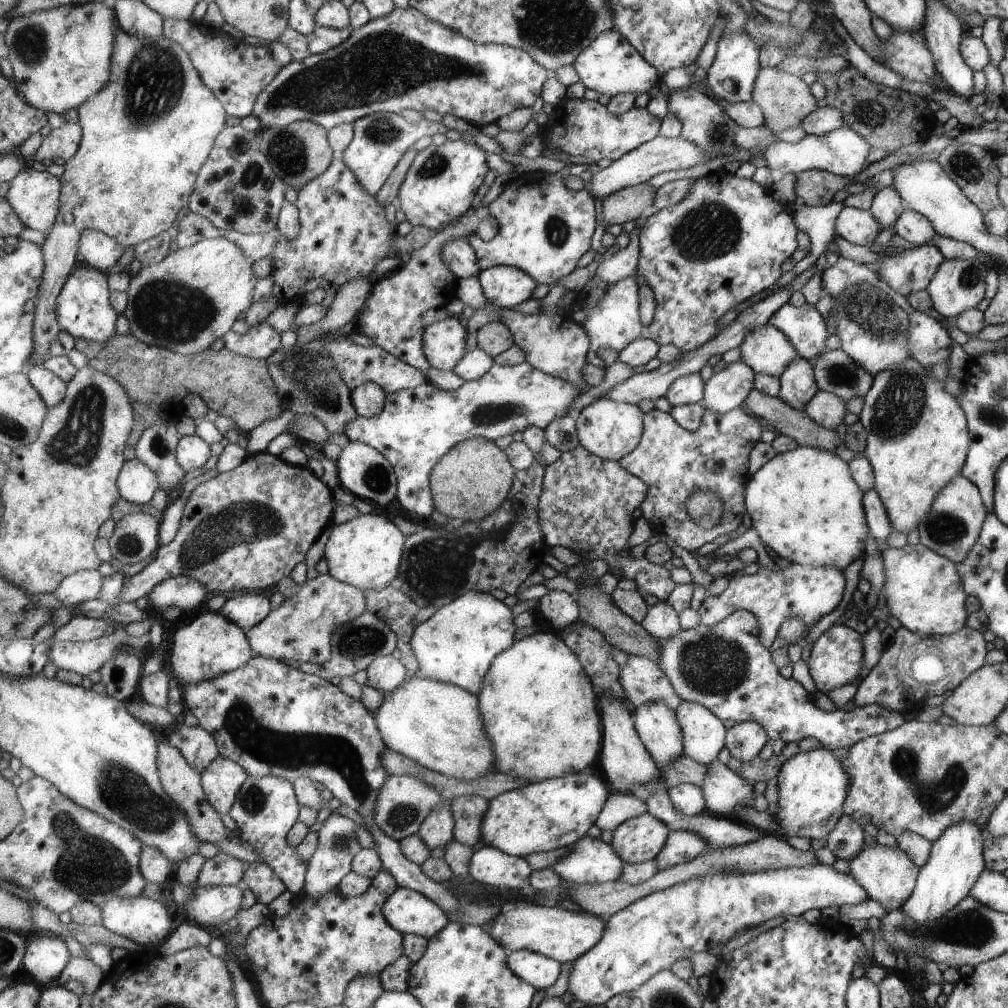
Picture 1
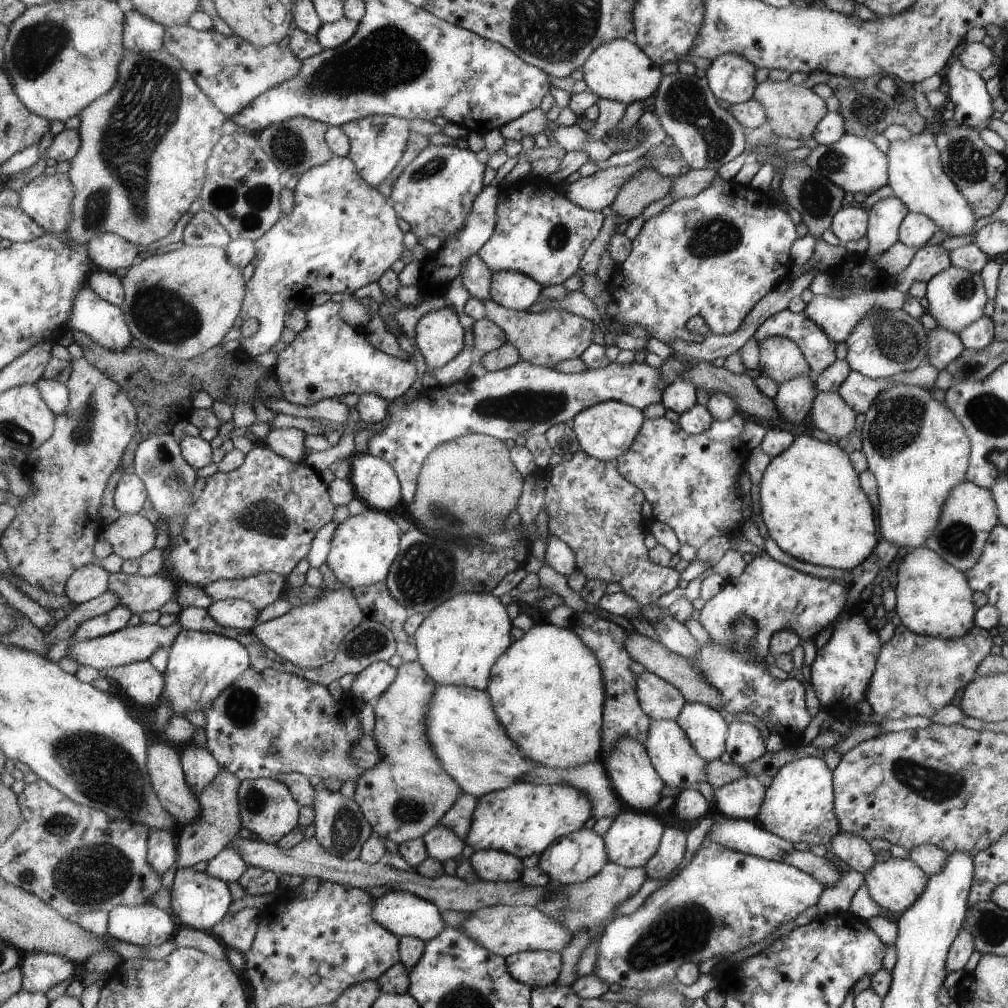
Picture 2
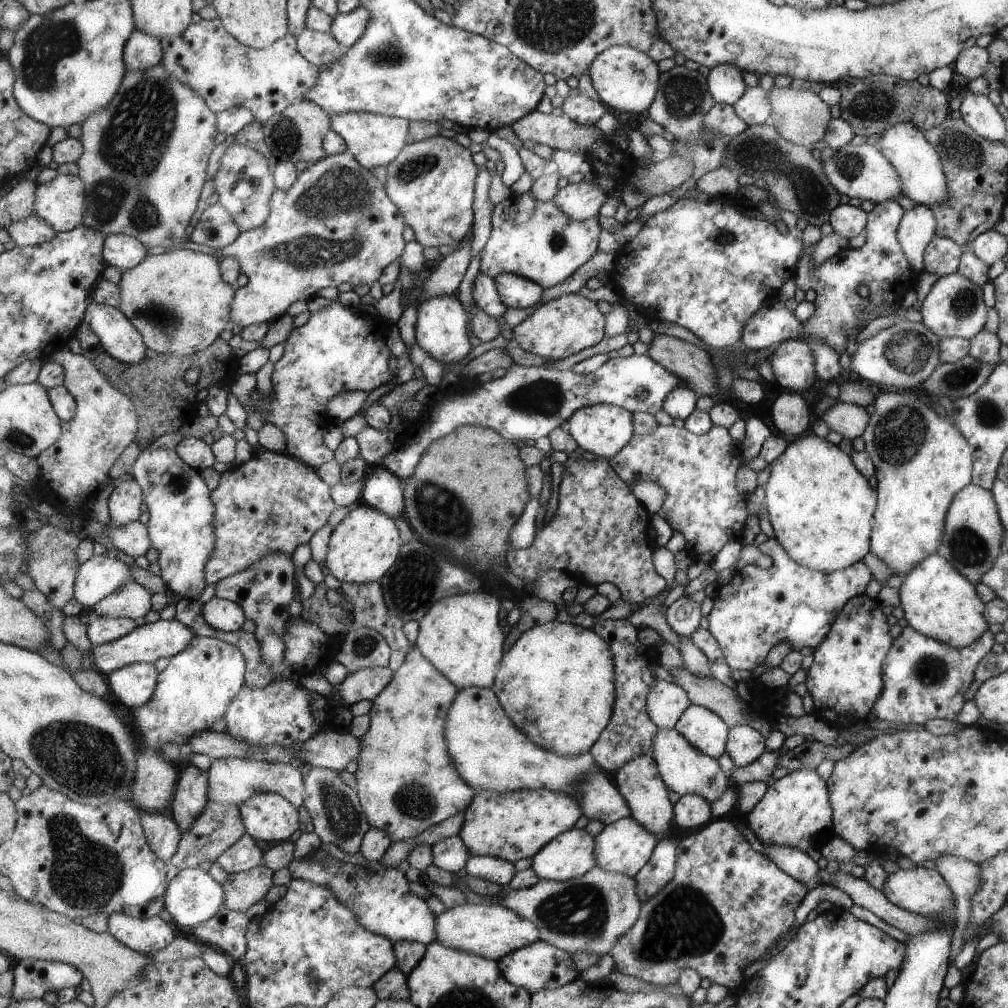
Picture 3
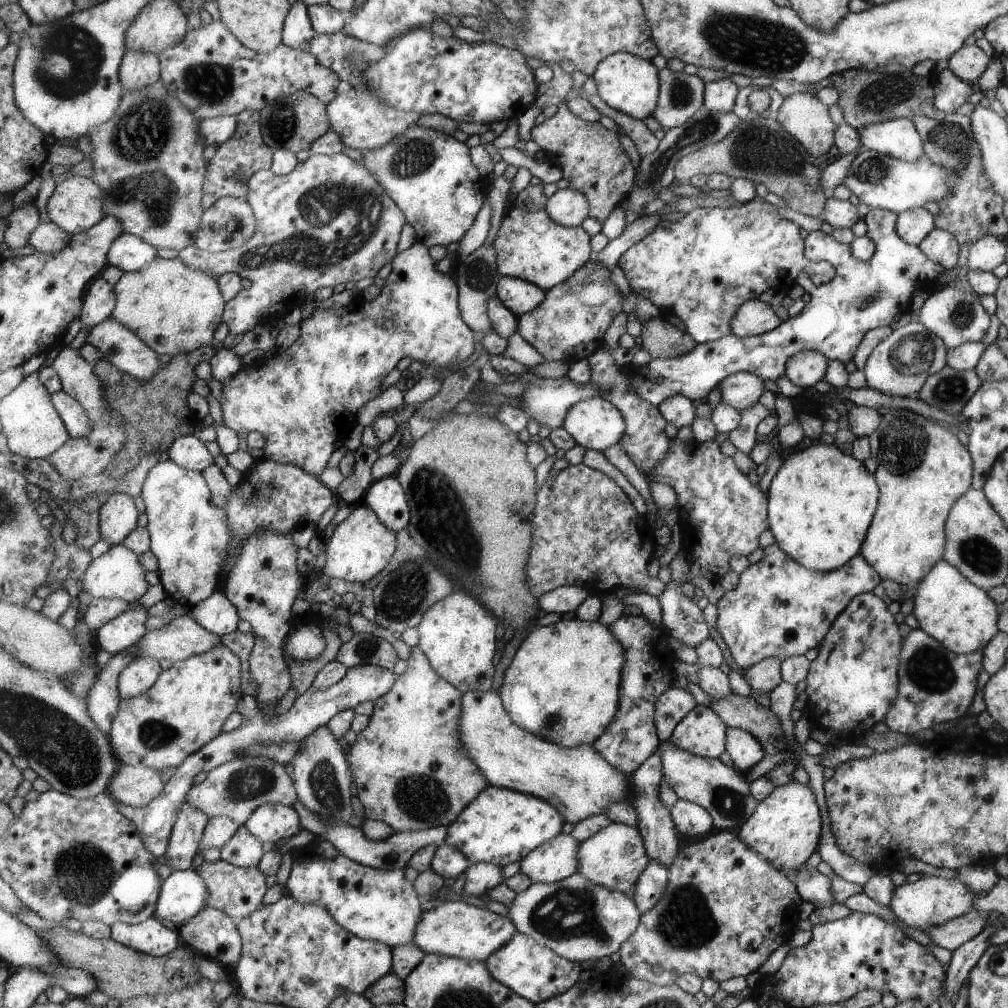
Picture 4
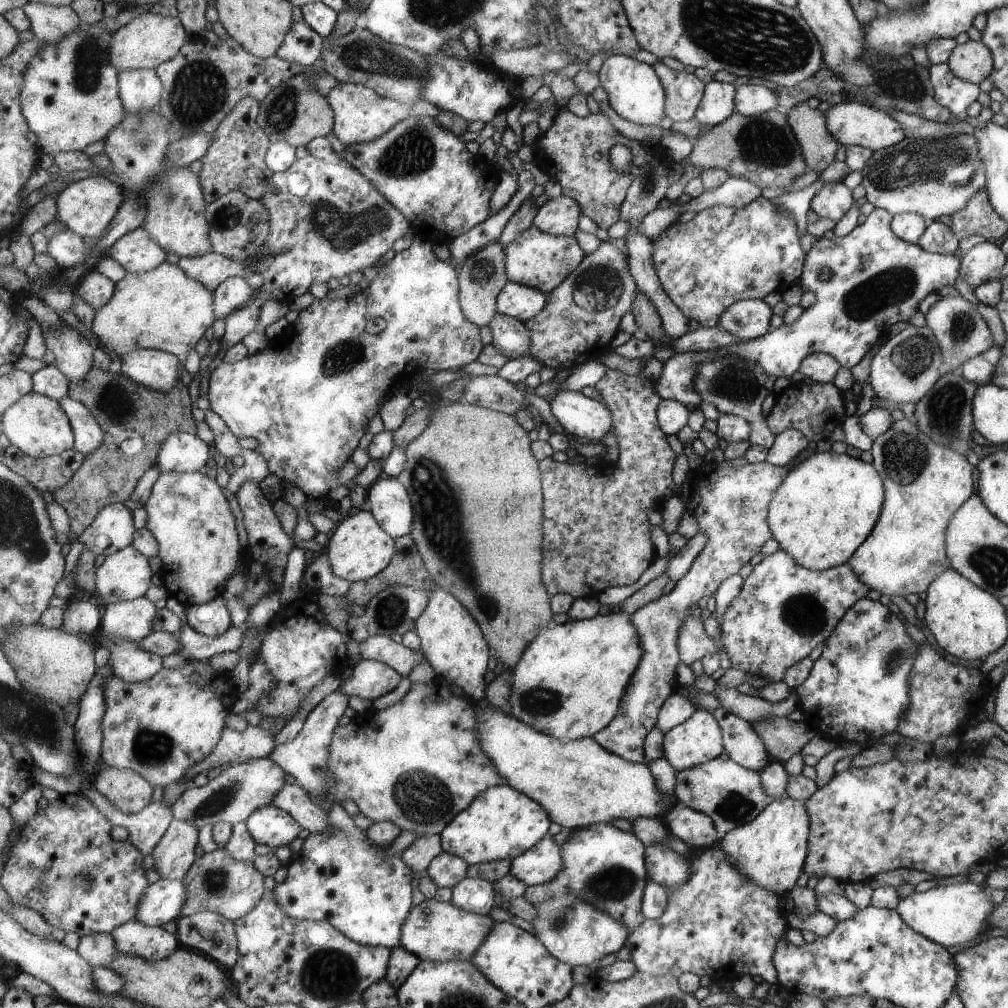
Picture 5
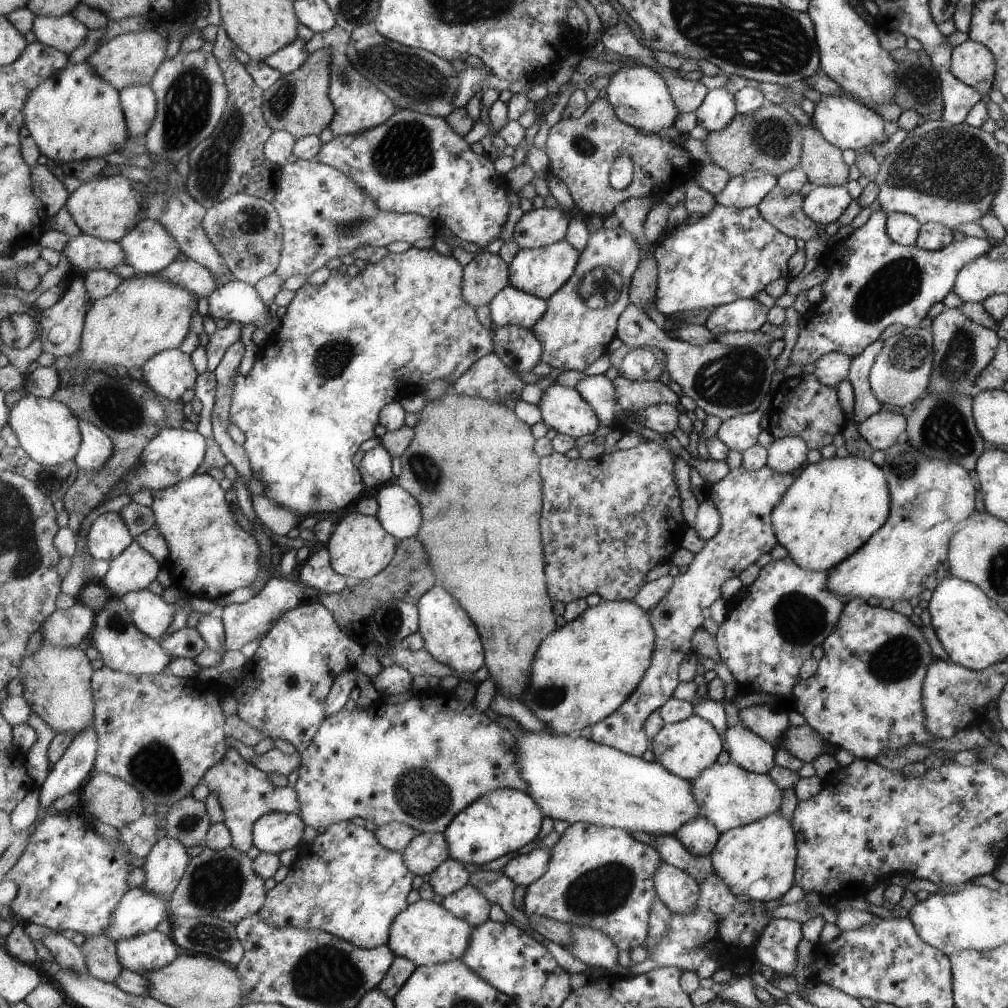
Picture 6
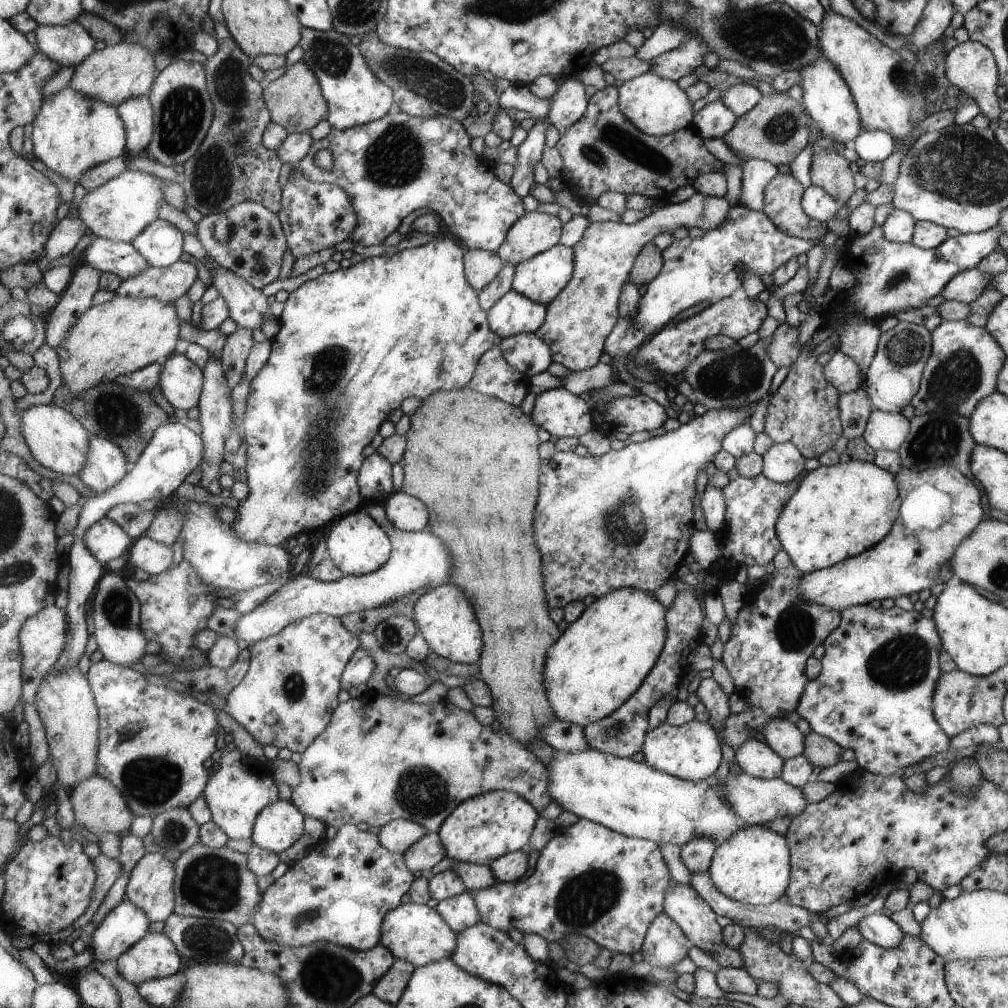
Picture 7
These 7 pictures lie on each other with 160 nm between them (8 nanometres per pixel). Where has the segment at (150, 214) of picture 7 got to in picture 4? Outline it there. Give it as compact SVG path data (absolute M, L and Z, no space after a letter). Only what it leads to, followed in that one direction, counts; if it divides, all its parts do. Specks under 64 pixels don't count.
M75 175L55 187L47 210L50 220L67 232L85 232L106 218L103 189L91 176Z

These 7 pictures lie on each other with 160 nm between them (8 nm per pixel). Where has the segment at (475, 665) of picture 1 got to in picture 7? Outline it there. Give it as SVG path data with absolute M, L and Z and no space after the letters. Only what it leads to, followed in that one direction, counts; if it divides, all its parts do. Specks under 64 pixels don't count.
M455 582L431 589L419 599L414 616L431 648L458 663L477 663L482 659L484 632L470 598Z

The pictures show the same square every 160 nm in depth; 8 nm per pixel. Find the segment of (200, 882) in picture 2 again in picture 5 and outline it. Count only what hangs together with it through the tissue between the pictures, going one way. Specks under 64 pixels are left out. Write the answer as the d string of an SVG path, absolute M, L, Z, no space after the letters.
M160 878L146 890L134 920L150 927L177 921L187 902L187 893L184 879Z

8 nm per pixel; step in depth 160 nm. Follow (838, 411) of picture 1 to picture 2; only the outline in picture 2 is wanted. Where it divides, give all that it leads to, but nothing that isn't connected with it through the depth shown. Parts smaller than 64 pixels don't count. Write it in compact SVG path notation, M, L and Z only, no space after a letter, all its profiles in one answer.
M821 393L812 400L810 418L813 426L840 439L854 429L857 413L835 393Z

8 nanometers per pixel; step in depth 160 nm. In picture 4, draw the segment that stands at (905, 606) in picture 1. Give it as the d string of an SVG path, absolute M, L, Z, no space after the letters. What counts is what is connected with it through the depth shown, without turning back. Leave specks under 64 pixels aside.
M942 558L915 584L912 613L919 629L938 640L947 650L964 655L984 648L997 632L998 606L978 586Z

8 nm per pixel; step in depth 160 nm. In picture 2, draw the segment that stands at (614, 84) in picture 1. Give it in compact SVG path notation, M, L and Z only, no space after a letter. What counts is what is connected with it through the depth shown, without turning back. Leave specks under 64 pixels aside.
M634 38L615 39L599 47L584 64L585 82L601 99L611 99L627 106L645 102L656 94L662 83L664 72L635 41Z

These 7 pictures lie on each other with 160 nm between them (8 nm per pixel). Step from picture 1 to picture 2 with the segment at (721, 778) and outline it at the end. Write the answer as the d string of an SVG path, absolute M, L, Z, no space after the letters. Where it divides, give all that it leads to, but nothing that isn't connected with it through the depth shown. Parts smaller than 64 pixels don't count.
M740 776L733 782L713 790L714 808L724 818L754 820L765 790L760 778Z

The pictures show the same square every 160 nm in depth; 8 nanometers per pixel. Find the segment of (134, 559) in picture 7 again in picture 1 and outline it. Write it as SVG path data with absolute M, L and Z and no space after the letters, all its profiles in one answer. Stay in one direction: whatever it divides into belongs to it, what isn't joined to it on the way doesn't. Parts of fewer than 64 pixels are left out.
M99 569L77 571L69 575L53 593L64 605L97 599L102 592L104 574Z

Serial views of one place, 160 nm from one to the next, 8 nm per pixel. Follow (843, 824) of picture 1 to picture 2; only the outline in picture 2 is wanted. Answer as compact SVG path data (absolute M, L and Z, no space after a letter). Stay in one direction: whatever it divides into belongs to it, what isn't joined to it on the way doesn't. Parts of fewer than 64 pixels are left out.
M839 832L831 839L827 850L834 854L841 866L850 867L863 876L875 863L874 854L869 849L869 843L855 835Z

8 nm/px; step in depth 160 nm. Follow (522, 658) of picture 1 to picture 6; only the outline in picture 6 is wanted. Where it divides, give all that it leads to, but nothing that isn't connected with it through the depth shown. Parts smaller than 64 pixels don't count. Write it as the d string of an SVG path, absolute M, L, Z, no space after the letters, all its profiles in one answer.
M635 599L601 600L579 618L558 628L543 640L532 669L530 690L523 694L525 706L539 716L551 732L577 736L584 728L596 725L613 714L637 690L654 659L656 630L650 614Z

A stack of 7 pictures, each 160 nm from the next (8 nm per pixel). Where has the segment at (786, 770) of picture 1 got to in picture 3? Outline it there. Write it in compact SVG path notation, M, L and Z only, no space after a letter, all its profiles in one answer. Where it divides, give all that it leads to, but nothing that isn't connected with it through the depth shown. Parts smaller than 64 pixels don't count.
M799 769L790 771L769 785L742 821L760 844L791 847L805 852L809 846L820 849L834 835L832 819L833 809L826 782L815 770Z

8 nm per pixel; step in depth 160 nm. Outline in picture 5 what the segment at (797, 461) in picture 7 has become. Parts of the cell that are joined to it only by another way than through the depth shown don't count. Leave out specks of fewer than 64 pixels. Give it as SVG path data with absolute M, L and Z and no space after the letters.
M787 429L774 436L765 461L776 467L785 467L801 450L807 448L808 440L797 429Z

